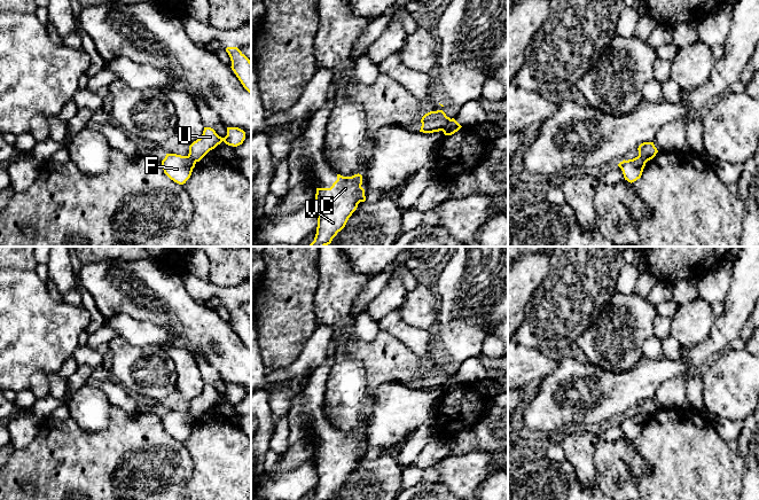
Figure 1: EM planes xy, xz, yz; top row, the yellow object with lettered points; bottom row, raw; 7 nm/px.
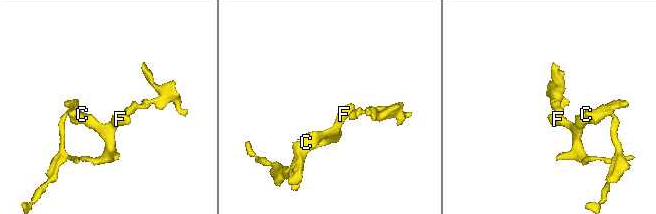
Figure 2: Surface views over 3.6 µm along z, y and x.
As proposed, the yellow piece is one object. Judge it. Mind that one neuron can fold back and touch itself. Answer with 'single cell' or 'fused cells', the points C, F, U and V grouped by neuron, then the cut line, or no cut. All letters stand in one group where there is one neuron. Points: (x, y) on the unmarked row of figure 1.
fused cells; C F V / U; cut in xz along (451, 376), (441, 387)

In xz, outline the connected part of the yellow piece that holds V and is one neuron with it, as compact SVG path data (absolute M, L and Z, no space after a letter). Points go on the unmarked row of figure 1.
M359 430L352 433L337 431L330 445L316 445L314 459L318 484L312 500L331 500L345 484L358 461L366 458L361 442L362 432Z

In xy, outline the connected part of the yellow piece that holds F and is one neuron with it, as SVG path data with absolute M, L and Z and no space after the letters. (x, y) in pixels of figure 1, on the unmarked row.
M166 411L162 417L164 430L179 442L186 440L190 435L195 421L191 414L177 411Z

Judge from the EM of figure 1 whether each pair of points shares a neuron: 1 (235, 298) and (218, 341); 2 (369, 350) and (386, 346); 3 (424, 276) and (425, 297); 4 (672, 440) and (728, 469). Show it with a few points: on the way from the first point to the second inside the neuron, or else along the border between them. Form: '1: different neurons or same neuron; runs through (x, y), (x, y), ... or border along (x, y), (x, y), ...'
1: different neurons; border along (229, 323), (239, 337)
2: same neuron; runs through (374, 350), (382, 349)
3: different neurons; border along (419, 282), (424, 284)
4: same neuron; runs through (686, 454), (701, 469), (714, 469)

